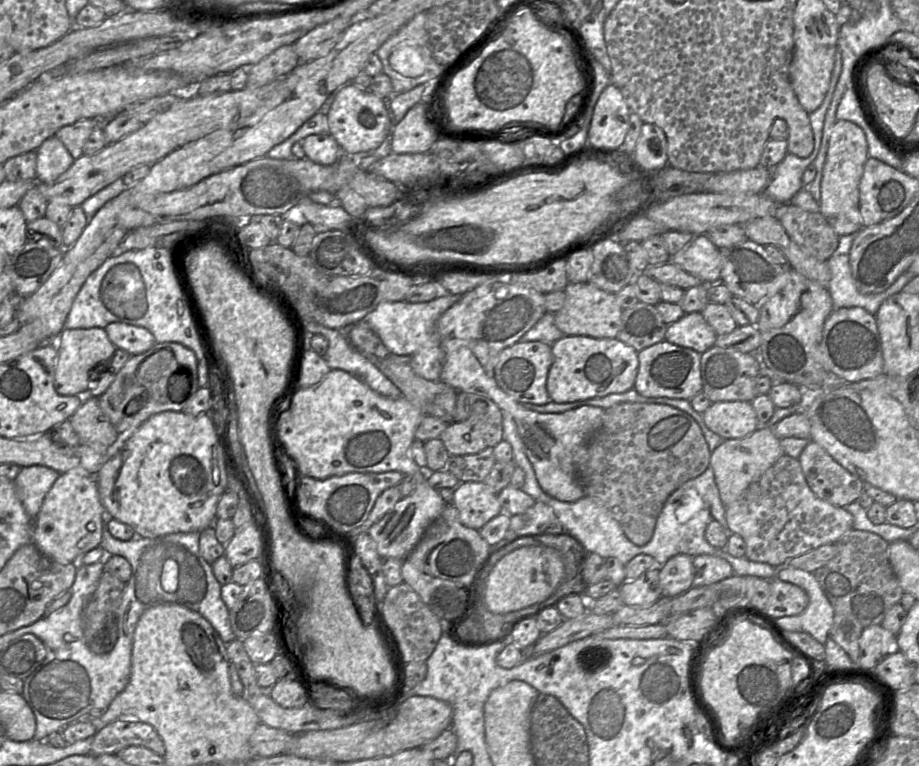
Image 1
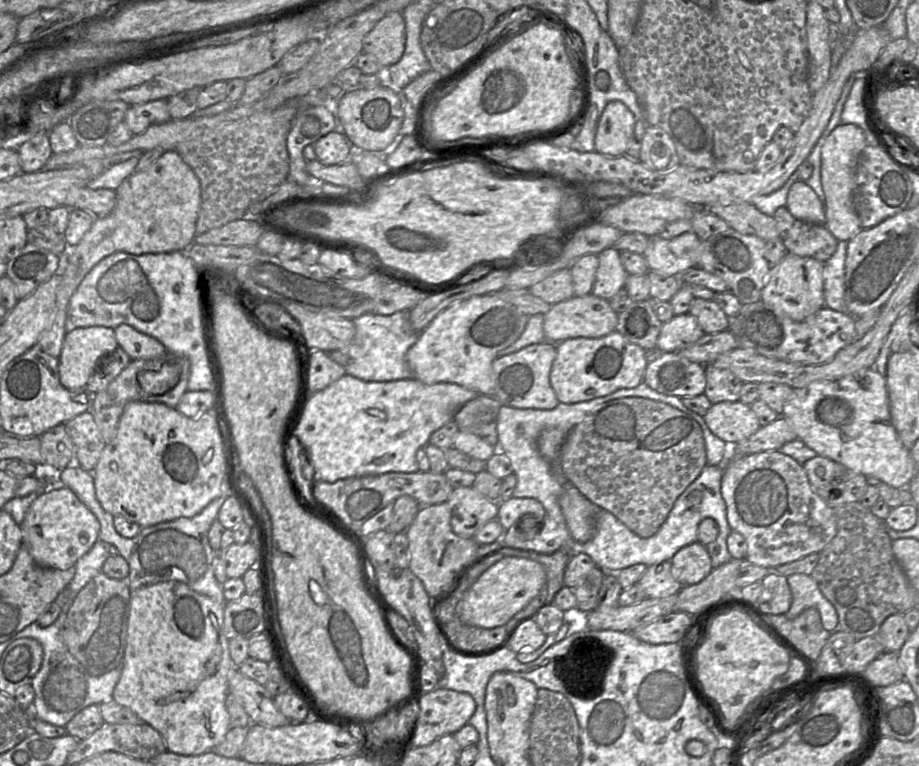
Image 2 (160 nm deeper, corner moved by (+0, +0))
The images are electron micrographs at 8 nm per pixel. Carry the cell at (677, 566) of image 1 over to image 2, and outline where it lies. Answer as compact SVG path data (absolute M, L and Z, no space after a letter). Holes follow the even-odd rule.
M695 542L680 549L671 559L672 575L682 586L701 582L713 570L706 546Z

